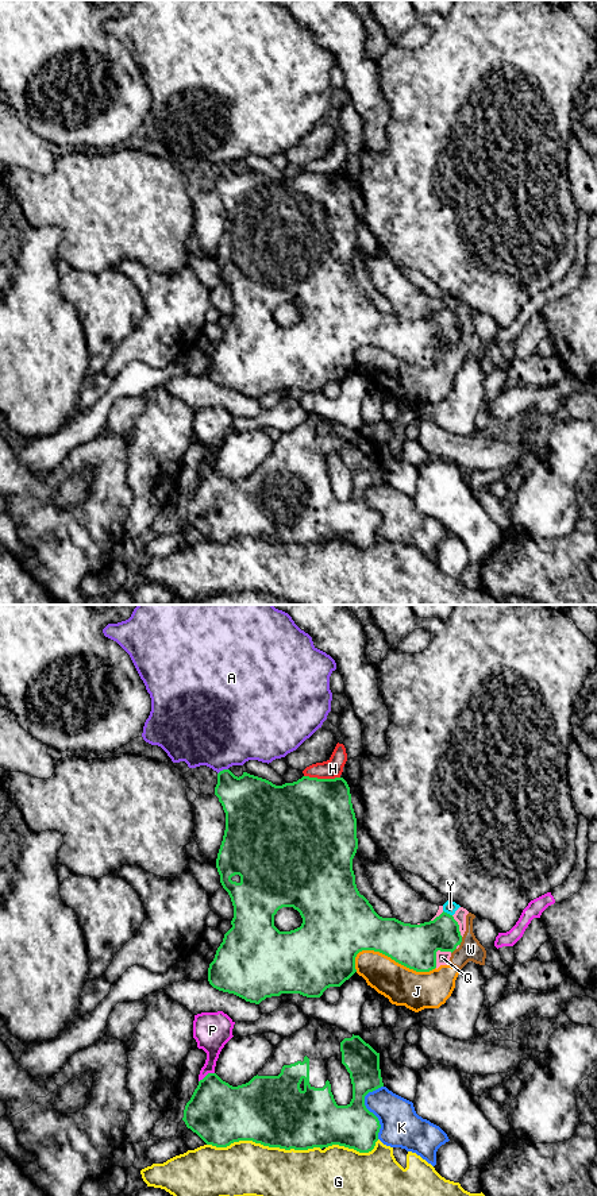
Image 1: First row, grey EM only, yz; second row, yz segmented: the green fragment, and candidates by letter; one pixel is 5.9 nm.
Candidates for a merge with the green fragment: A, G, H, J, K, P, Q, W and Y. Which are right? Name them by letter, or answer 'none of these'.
none of these

